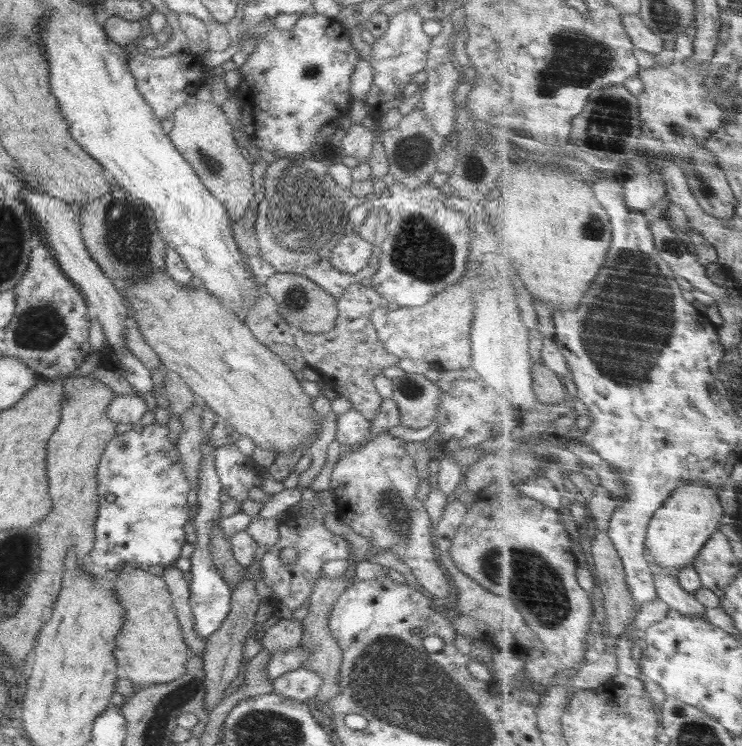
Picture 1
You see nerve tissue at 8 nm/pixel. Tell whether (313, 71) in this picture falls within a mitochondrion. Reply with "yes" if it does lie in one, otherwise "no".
yes

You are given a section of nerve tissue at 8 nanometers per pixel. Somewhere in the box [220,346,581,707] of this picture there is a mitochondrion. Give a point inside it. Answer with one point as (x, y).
(516, 568)

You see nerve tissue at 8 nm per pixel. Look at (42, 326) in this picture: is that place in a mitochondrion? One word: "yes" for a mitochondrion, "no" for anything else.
yes

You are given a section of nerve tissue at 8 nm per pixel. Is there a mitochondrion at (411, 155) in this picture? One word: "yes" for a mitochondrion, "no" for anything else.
yes

